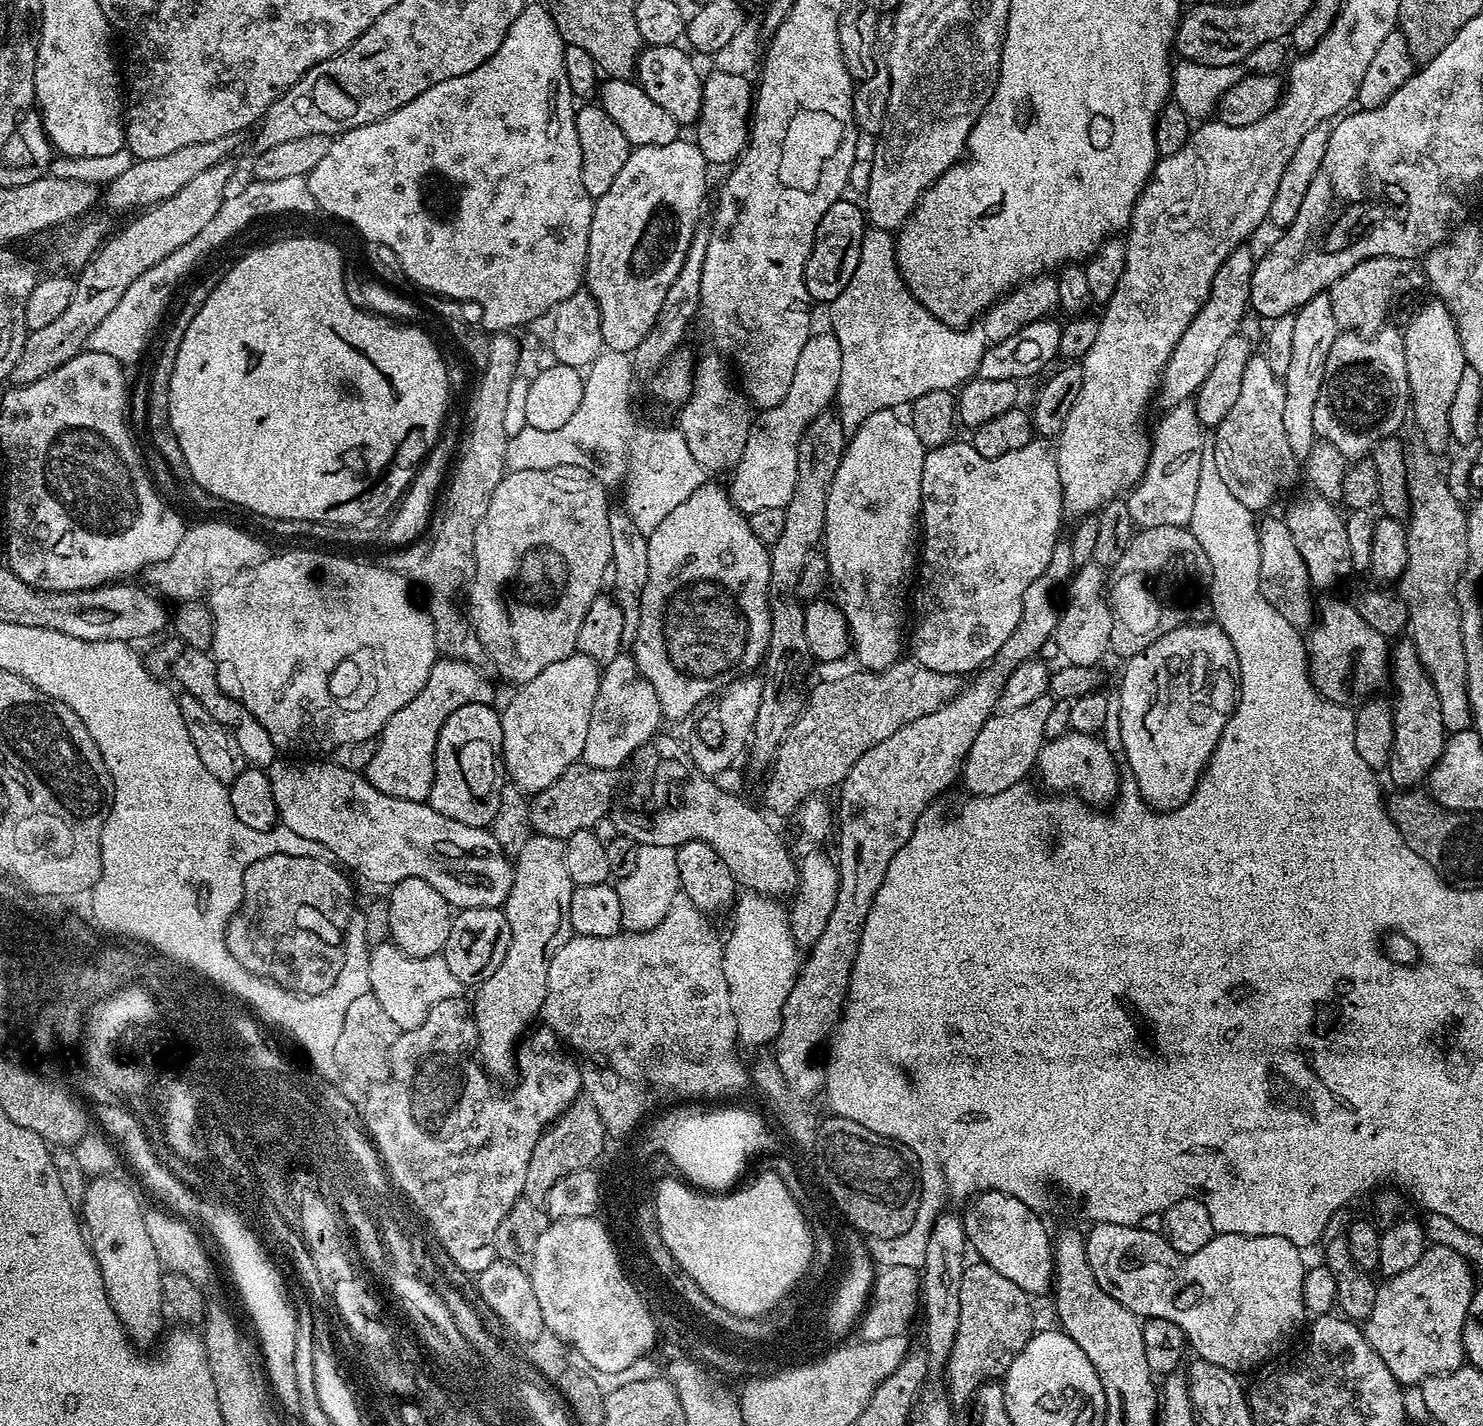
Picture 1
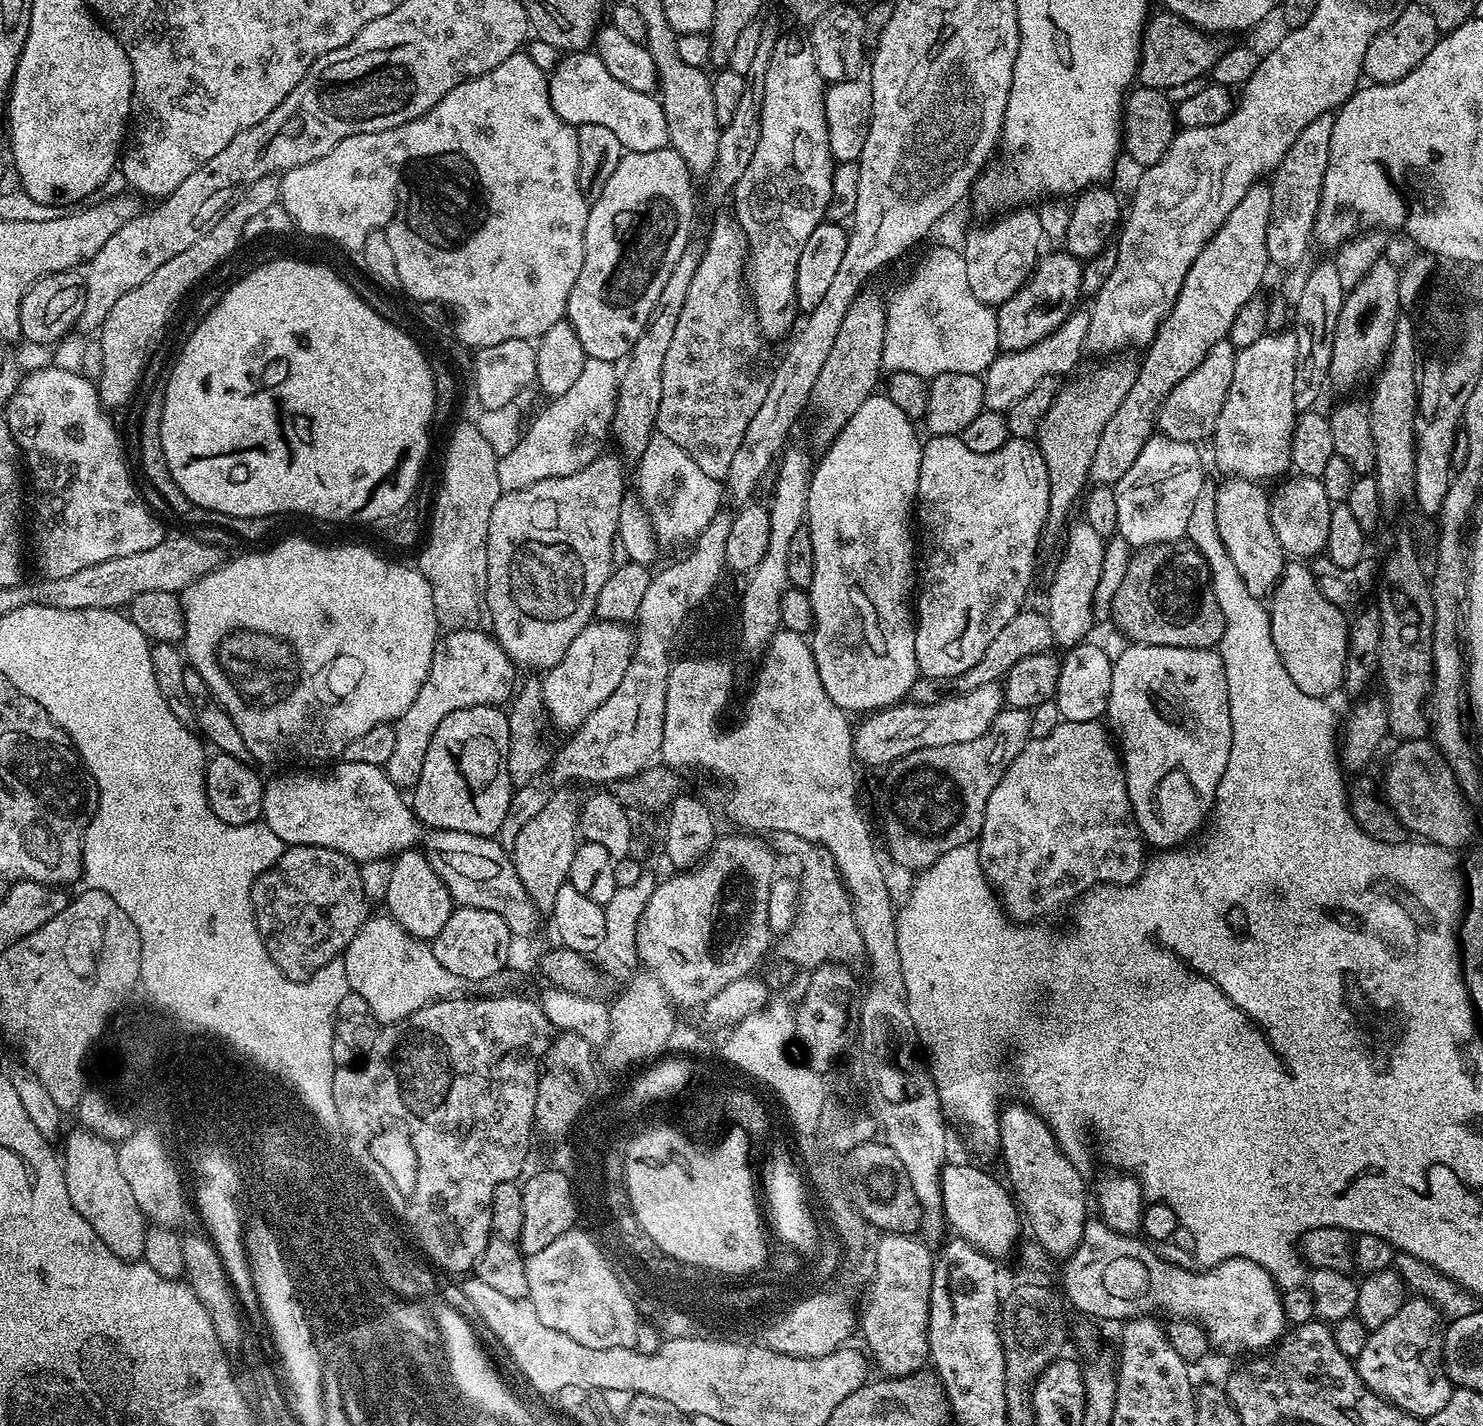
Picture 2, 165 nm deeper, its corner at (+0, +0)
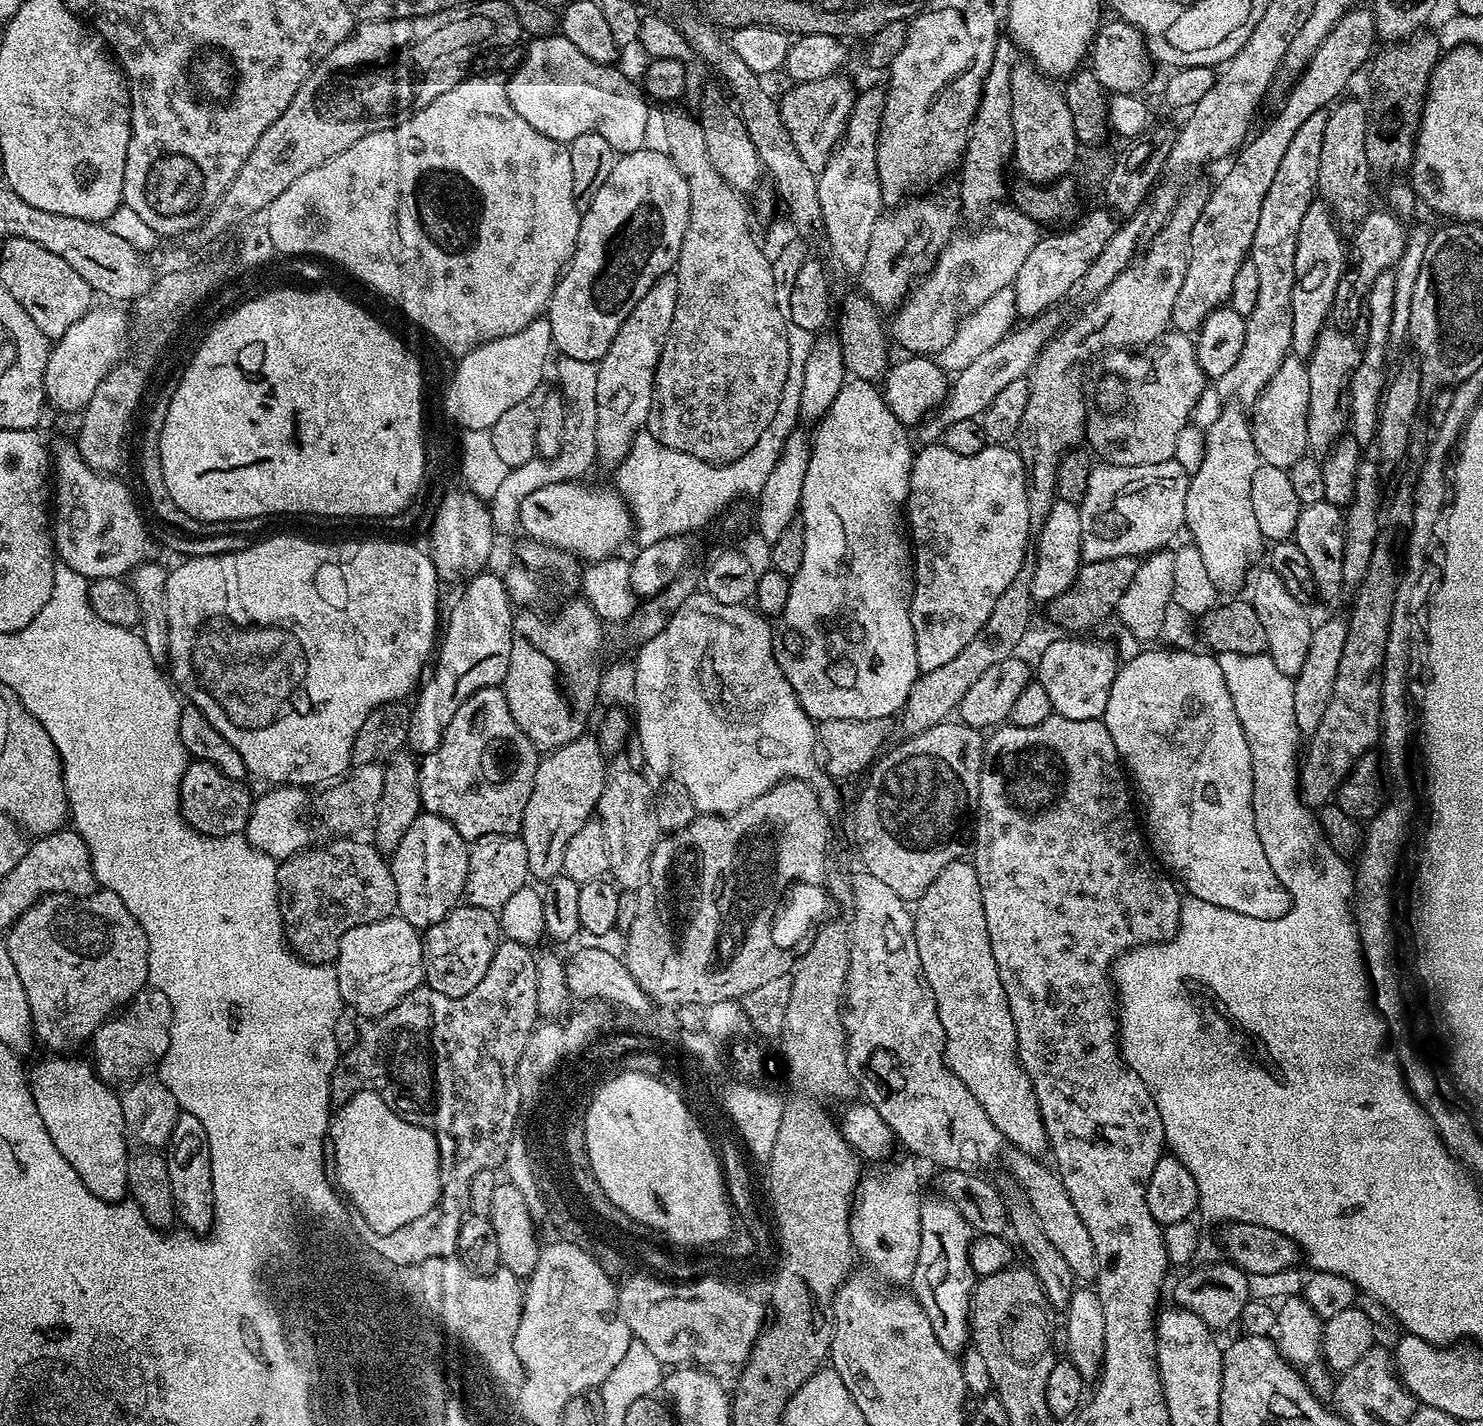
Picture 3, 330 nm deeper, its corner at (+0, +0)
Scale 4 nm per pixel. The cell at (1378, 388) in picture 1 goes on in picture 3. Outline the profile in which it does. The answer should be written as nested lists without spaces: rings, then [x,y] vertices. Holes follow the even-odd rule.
[[[1373,210],[1369,212],[1368,217],[1360,224],[1355,225],[1352,236],[1352,244],[1350,240],[1350,247],[1346,252],[1346,267],[1342,278],[1338,282],[1338,290],[1334,294],[1334,302],[1332,303],[1333,313],[1339,312],[1356,312],[1361,311],[1362,305],[1365,303],[1370,286],[1374,282],[1374,278],[1378,278],[1378,274],[1395,269],[1399,259],[1402,258],[1404,247],[1407,244],[1408,232],[1405,225],[1401,223],[1400,219],[1388,210]]]

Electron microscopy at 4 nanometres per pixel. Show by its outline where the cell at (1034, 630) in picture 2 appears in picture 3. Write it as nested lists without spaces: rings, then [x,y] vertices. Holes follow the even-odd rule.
[[[1137,557],[1106,558],[1102,562],[1084,562],[1075,582],[1058,598],[1047,601],[1048,616],[1068,634],[1088,634],[1091,628],[1099,626],[1103,620],[1113,619],[1122,594],[1134,579],[1138,565]]]

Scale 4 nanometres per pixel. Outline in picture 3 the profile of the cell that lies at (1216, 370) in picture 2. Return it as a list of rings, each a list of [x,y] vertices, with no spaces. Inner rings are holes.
[[[1169,330],[1163,332],[1160,337],[1152,344],[1145,344],[1143,348],[1139,350],[1108,350],[1099,357],[1100,360],[1100,373],[1096,376],[1096,381],[1091,381],[1090,384],[1090,399],[1087,401],[1088,406],[1088,419],[1086,421],[1086,444],[1089,449],[1101,461],[1110,464],[1121,464],[1122,466],[1142,466],[1143,464],[1153,464],[1154,462],[1166,462],[1173,459],[1177,455],[1176,443],[1180,440],[1180,435],[1184,432],[1184,427],[1188,424],[1188,419],[1192,416],[1192,411],[1196,408],[1196,403],[1200,400],[1200,395],[1204,392],[1204,383],[1206,383],[1206,377],[1202,366],[1198,362],[1196,357],[1196,345],[1193,337],[1187,332],[1177,332],[1175,330]]]

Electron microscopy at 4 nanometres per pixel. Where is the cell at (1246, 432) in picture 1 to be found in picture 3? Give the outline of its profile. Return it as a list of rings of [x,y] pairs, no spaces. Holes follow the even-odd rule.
[[[1315,112],[1302,122],[1294,134],[1282,163],[1274,173],[1274,182],[1262,198],[1262,210],[1258,213],[1258,230],[1254,230],[1254,242],[1250,260],[1258,270],[1259,288],[1254,310],[1246,317],[1246,342],[1242,342],[1242,354],[1238,362],[1226,370],[1216,381],[1216,388],[1224,396],[1237,396],[1240,400],[1255,402],[1260,392],[1278,374],[1278,366],[1292,350],[1294,314],[1294,254],[1298,250],[1298,230],[1302,217],[1312,204],[1318,189],[1318,162],[1322,162],[1322,134],[1326,134],[1328,112]]]

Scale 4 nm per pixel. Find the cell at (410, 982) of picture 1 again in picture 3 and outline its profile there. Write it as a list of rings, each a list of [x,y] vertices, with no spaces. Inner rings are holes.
[[[393,914],[384,920],[351,928],[340,939],[334,967],[341,1001],[353,1013],[362,1014],[364,1018],[375,1018],[386,1014],[403,996],[421,987],[424,942],[414,925]]]

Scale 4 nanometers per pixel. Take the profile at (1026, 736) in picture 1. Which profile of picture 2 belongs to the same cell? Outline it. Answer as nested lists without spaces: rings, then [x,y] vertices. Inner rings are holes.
[[[1001,708],[1000,713],[986,732],[970,742],[954,742],[946,746],[920,748],[893,762],[883,773],[884,785],[880,788],[880,812],[884,815],[884,844],[896,864],[904,868],[923,870],[942,854],[963,844],[973,843],[982,830],[986,814],[986,802],[998,786],[1002,774],[1014,762],[1020,751],[1028,745],[1032,736],[1032,714],[1026,708]]]

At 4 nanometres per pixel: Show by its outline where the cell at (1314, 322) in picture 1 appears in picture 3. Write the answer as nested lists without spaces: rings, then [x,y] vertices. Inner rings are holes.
[[[1313,199],[1302,217],[1302,227],[1298,230],[1298,250],[1294,254],[1293,356],[1307,358],[1310,355],[1314,342],[1318,342],[1318,334],[1329,323],[1328,316],[1333,315],[1334,294],[1346,267],[1346,244],[1340,241],[1339,230],[1331,207],[1323,199]]]

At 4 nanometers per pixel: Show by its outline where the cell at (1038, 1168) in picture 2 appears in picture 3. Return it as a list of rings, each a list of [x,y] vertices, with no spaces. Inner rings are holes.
[[[961,858],[955,860],[950,866],[946,866],[946,870],[942,870],[942,874],[938,874],[938,878],[934,878],[934,882],[930,882],[926,894],[922,894],[922,898],[915,901],[914,919],[916,921],[918,958],[922,958],[922,974],[926,978],[926,982],[930,982],[930,990],[934,994],[934,1002],[938,1006],[938,1018],[942,1018],[944,1058],[948,1061],[950,1070],[954,1074],[958,1074],[958,1078],[962,1078],[962,1083],[966,1085],[966,1090],[970,1090],[970,1094],[974,1094],[974,1098],[978,1098],[978,1103],[982,1105],[982,1110],[986,1110],[986,1115],[990,1118],[990,1122],[994,1122],[994,1126],[998,1126],[1000,1133],[1003,1134],[1013,1146],[1026,1154],[1040,1158],[1049,1151],[1046,1126],[1042,1120],[1040,1103],[1036,1097],[1036,1092],[1032,1088],[1032,1079],[1028,1076],[1028,1072],[1022,1067],[1016,1055],[1014,1018],[1010,1014],[1010,1006],[1006,1002],[1006,990],[1002,990],[1002,978],[998,978],[998,966],[994,962],[994,950],[990,950],[990,934],[986,930],[986,910],[982,906],[982,890],[978,886],[976,865],[969,861],[967,864],[966,861],[967,859]]]

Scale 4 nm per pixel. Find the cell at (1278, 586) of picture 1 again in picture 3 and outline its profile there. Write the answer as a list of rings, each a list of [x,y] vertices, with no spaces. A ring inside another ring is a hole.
[[[1224,408],[1216,416],[1216,421],[1208,428],[1208,433],[1204,436],[1204,457],[1200,460],[1200,465],[1197,466],[1196,472],[1191,473],[1188,489],[1186,490],[1186,514],[1184,515],[1184,522],[1186,525],[1186,532],[1189,532],[1191,543],[1195,544],[1198,554],[1202,554],[1202,562],[1206,565],[1206,574],[1208,575],[1208,584],[1211,585],[1213,589],[1216,588],[1220,592],[1234,592],[1230,594],[1236,594],[1240,587],[1245,587],[1246,581],[1249,579],[1250,571],[1248,572],[1248,567],[1255,562],[1260,556],[1260,551],[1266,548],[1266,541],[1262,530],[1258,530],[1258,522],[1254,518],[1254,506],[1250,502],[1250,482],[1254,479],[1254,470],[1262,463],[1259,456],[1256,455],[1256,447],[1254,446],[1254,438],[1252,437],[1252,425],[1250,423],[1249,417],[1240,408]]]

